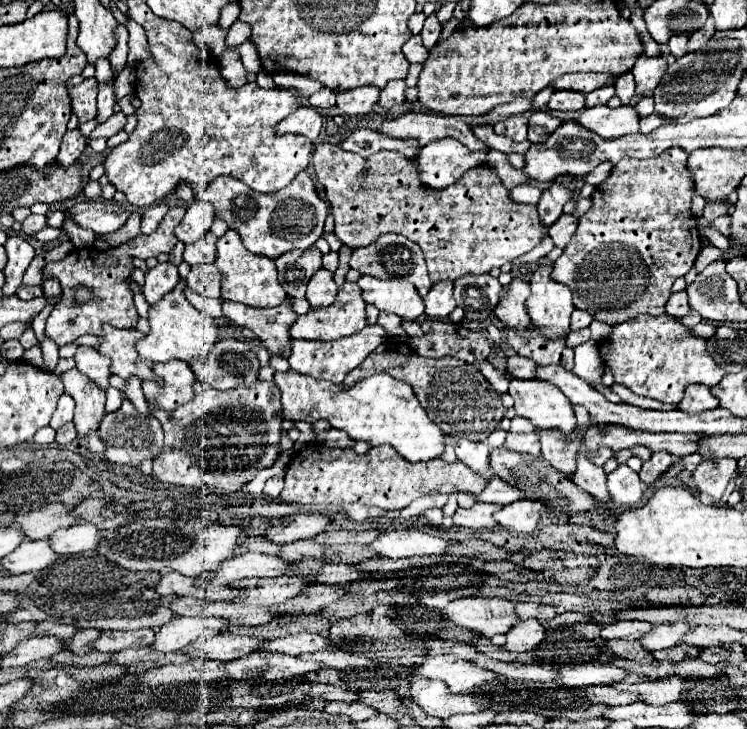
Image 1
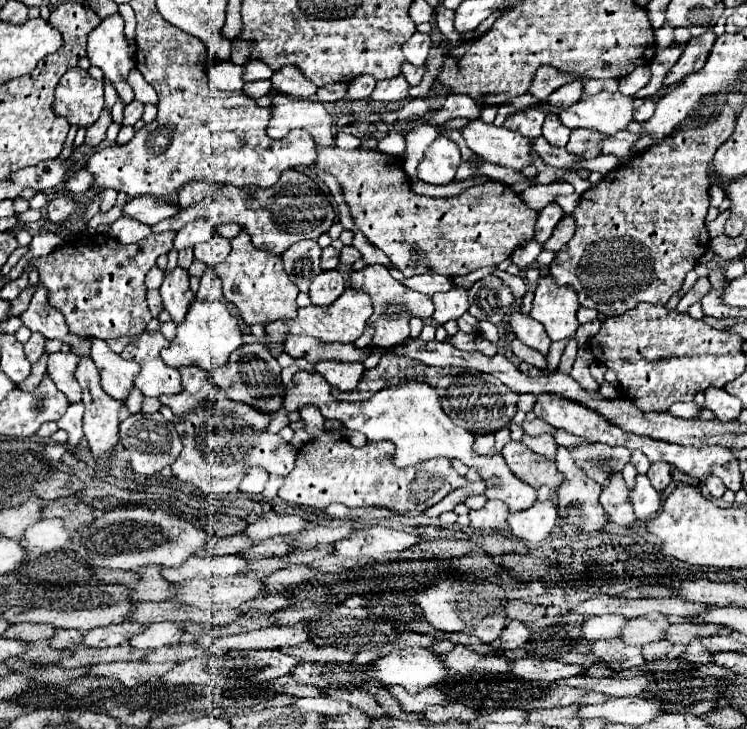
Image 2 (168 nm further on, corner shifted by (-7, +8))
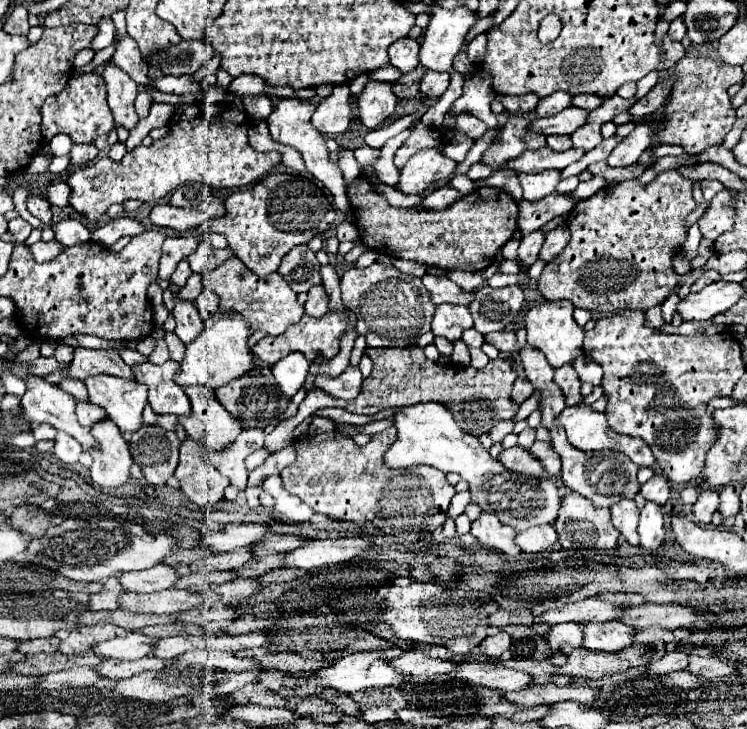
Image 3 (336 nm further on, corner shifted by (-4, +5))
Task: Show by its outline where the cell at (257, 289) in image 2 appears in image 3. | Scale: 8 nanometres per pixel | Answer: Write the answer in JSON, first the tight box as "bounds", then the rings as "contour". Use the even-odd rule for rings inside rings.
{"bounds":[204,256,304,336],"contour":[[[230,256],[228,262],[220,264],[216,270],[210,270],[208,274],[204,274],[204,288],[218,294],[220,308],[236,310],[238,314],[244,316],[244,320],[250,324],[252,330],[262,330],[270,336],[278,336],[278,334],[286,332],[304,314],[304,308],[296,302],[296,294],[284,282],[284,278],[280,278],[278,272],[272,272],[270,276],[264,276],[264,278],[256,276],[236,256]]]}

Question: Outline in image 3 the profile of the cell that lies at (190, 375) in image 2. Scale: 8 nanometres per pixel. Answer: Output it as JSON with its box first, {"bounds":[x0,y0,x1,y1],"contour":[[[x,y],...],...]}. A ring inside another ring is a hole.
{"bounds":[178,386,242,450],"contour":[[[188,386],[184,392],[190,398],[192,412],[190,416],[178,416],[178,422],[188,436],[194,440],[206,440],[208,436],[208,442],[204,442],[208,450],[224,450],[232,444],[242,432],[242,426],[220,406],[212,390],[208,386]]]}

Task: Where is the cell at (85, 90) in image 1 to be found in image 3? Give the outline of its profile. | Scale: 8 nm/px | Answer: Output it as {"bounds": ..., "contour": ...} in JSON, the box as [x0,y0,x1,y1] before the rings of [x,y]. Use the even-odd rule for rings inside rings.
{"bounds":[42,72,114,144],"contour":[[[94,72],[72,76],[66,88],[60,94],[50,96],[42,106],[42,134],[46,140],[64,132],[76,144],[94,142],[100,134],[106,134],[112,128],[114,128],[114,118],[106,102],[104,80],[100,78],[100,74],[94,74]]]}

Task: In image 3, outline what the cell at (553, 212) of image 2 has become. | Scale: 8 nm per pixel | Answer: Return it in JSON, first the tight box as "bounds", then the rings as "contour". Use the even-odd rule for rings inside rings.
{"bounds":[518,230,546,266],"contour":[[[534,230],[532,234],[524,236],[522,242],[520,242],[520,248],[518,248],[520,260],[524,260],[528,266],[534,264],[534,260],[538,258],[540,248],[542,248],[542,244],[544,244],[544,238],[546,238],[546,236],[544,236],[542,230]]]}

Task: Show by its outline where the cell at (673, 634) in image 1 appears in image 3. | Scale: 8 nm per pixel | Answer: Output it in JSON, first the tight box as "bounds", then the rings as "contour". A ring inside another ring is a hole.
{"bounds":[582,622,636,652],"contour":[[[608,622],[608,624],[586,624],[582,648],[588,650],[606,650],[620,652],[626,646],[632,646],[636,630],[624,622]]]}

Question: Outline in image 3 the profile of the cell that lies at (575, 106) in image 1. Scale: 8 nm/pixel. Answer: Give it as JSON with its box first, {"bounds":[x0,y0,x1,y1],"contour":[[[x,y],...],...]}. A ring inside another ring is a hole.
{"bounds":[536,92,572,116],"contour":[[[554,92],[550,96],[544,96],[538,106],[536,106],[536,114],[538,116],[554,116],[558,112],[562,112],[564,108],[568,108],[572,104],[572,96],[564,94],[564,92]]]}

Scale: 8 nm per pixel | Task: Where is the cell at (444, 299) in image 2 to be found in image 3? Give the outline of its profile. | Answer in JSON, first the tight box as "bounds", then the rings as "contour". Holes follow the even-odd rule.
{"bounds":[432,304,472,340],"contour":[[[440,304],[436,306],[432,318],[434,336],[444,336],[448,340],[460,340],[462,332],[472,326],[472,316],[468,306],[462,304]]]}

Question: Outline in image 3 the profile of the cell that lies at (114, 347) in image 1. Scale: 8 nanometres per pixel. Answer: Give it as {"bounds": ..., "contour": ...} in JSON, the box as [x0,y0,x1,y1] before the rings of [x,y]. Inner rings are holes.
{"bounds":[132,360,190,414],"contour":[[[146,360],[132,366],[134,378],[148,386],[148,402],[156,414],[190,414],[188,396],[172,378],[176,368],[180,368],[180,364],[174,360],[168,360],[164,364],[154,364]]]}

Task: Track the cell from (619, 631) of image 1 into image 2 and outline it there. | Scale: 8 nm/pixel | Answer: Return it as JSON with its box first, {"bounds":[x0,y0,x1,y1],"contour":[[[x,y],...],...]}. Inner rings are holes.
{"bounds":[583,615,627,641],"contour":[[[597,615],[583,621],[583,639],[587,641],[599,641],[599,639],[613,639],[619,637],[621,627],[627,623],[621,615]]]}

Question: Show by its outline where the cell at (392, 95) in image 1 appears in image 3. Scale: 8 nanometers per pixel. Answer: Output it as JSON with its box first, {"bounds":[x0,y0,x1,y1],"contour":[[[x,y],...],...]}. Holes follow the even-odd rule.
{"bounds":[358,80,396,130],"contour":[[[370,80],[366,84],[364,92],[358,98],[360,120],[366,128],[370,128],[370,130],[378,128],[378,124],[394,112],[396,94],[392,88],[394,88],[392,82]]]}

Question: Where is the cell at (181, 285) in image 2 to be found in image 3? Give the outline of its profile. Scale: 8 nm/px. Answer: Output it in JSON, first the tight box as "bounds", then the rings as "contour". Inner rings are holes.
{"bounds":[172,298,202,344],"contour":[[[174,298],[174,310],[172,316],[176,321],[174,332],[184,344],[192,342],[192,338],[196,338],[196,334],[202,330],[202,318],[196,310],[196,304],[190,300],[182,300],[182,298]]]}

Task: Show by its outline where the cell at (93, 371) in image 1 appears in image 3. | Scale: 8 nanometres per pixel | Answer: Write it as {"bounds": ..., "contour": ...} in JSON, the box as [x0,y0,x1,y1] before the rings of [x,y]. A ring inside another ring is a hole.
{"bounds":[84,374,146,432],"contour":[[[110,374],[90,376],[84,384],[90,400],[104,408],[122,432],[134,432],[142,426],[142,408],[146,404],[144,384]]]}

